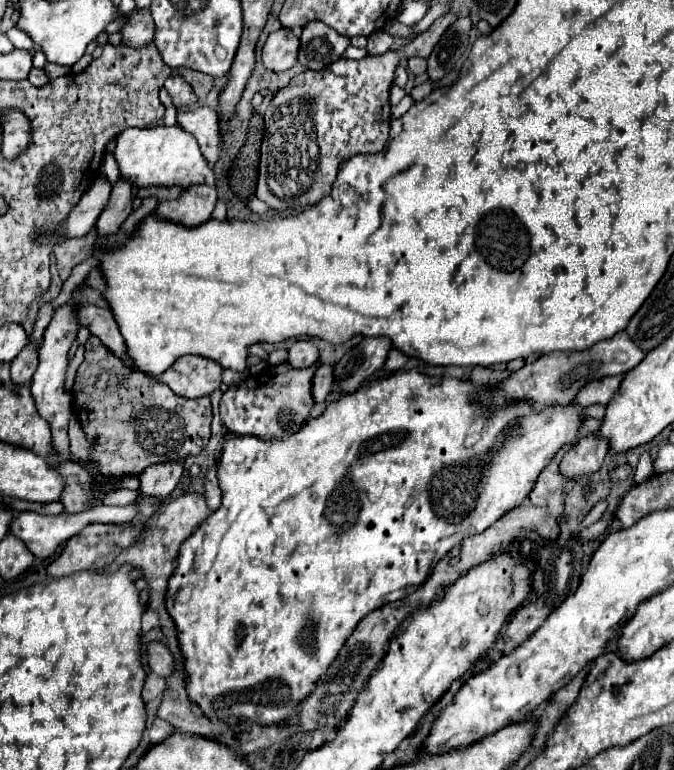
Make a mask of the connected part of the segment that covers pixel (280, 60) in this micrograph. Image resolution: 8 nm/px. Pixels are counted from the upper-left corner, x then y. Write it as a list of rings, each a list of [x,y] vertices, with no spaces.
[[[281,28],[267,38],[263,48],[263,64],[267,70],[285,72],[297,64],[297,54],[299,38],[295,38],[291,30]]]

